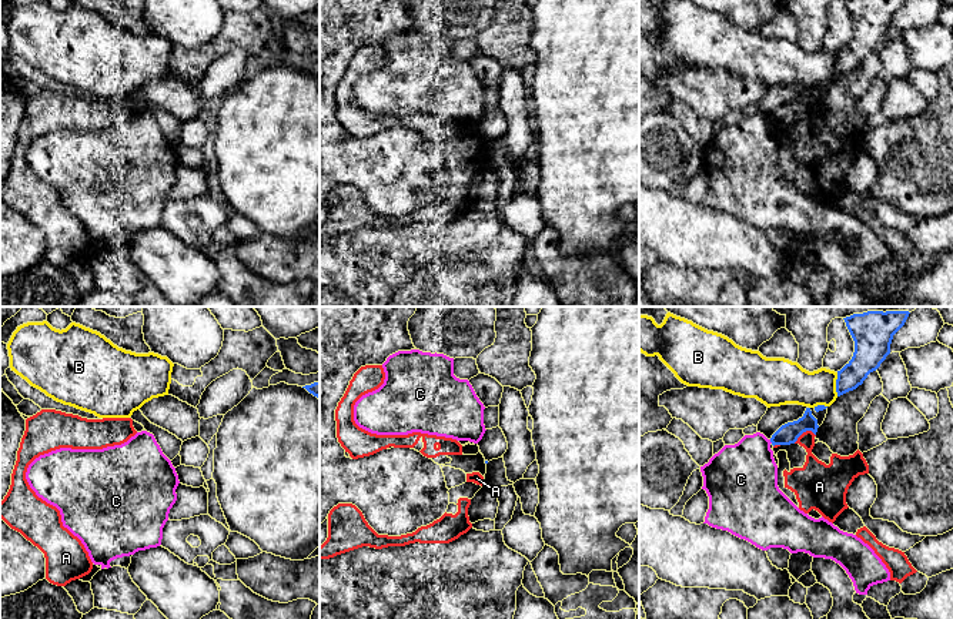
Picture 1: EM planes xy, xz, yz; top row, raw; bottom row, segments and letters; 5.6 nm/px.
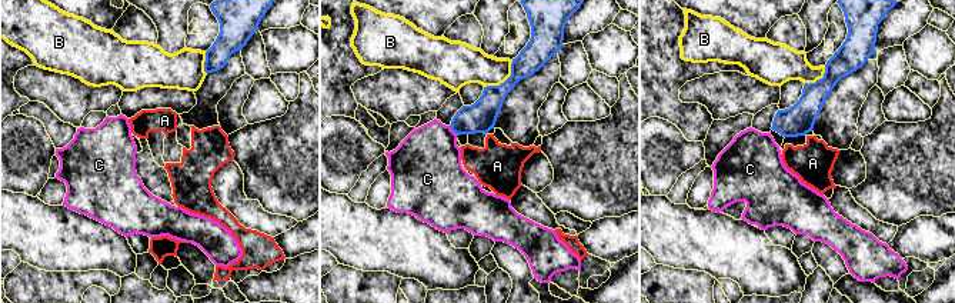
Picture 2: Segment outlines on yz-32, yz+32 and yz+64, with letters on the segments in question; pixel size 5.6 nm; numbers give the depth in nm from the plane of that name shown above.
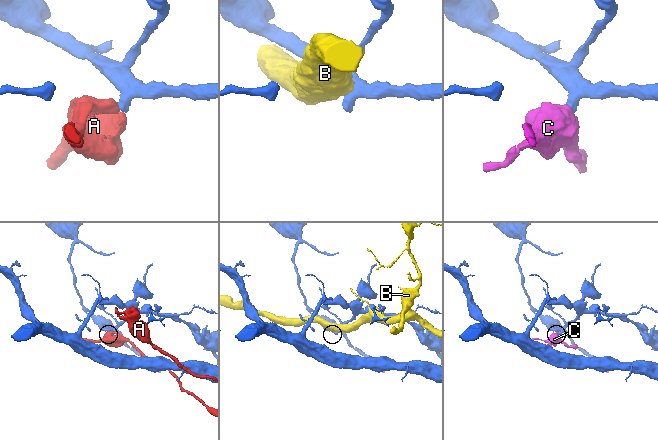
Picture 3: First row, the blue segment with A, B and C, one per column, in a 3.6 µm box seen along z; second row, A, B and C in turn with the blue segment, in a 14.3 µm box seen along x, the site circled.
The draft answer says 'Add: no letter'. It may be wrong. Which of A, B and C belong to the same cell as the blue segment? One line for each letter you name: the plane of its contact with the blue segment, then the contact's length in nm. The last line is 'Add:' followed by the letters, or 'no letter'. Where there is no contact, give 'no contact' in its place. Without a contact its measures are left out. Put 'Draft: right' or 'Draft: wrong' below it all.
Add: no letter
Draft: right

